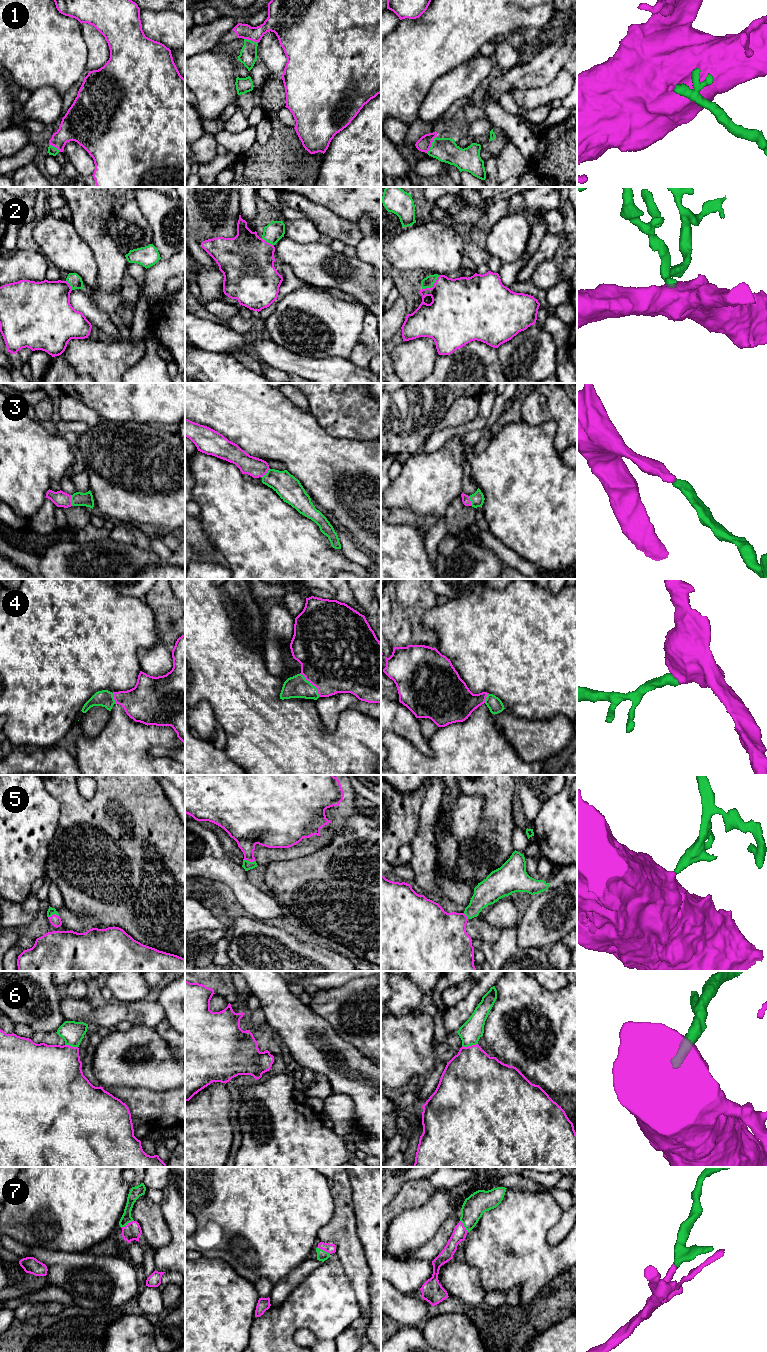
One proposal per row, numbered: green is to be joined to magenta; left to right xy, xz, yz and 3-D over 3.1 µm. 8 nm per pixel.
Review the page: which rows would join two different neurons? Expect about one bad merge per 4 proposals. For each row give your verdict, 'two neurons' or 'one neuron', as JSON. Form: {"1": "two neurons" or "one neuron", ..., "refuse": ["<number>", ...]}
{"1": "one neuron", "2": "one neuron", "3": "one neuron", "4": "one neuron", "5": "one neuron", "6": "one neuron", "7": "one neuron", "refuse": []}

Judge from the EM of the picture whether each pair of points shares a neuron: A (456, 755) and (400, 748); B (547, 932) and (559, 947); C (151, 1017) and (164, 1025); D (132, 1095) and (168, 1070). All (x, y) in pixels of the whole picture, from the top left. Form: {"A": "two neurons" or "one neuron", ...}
{"A": "one neuron", "B": "two neurons", "C": "two neurons", "D": "two neurons"}

